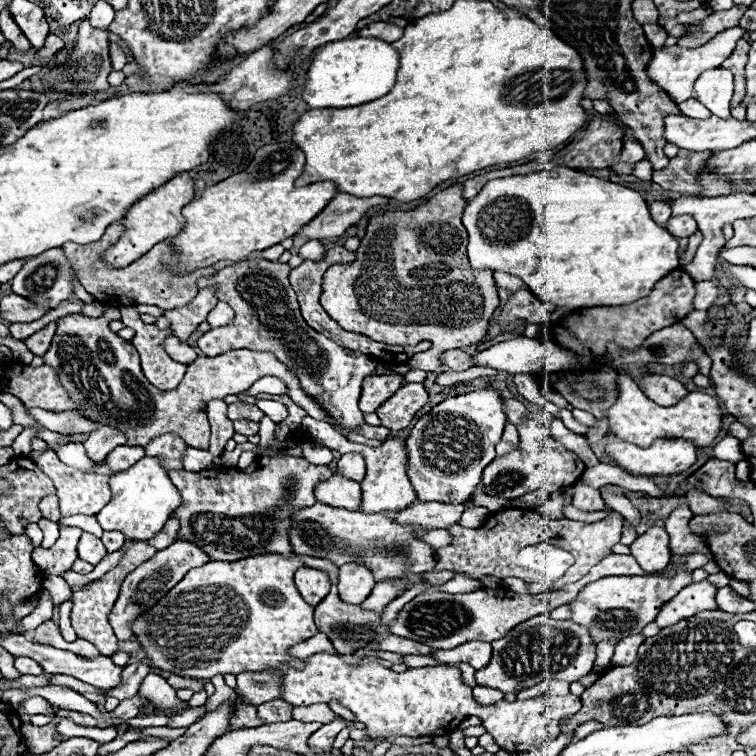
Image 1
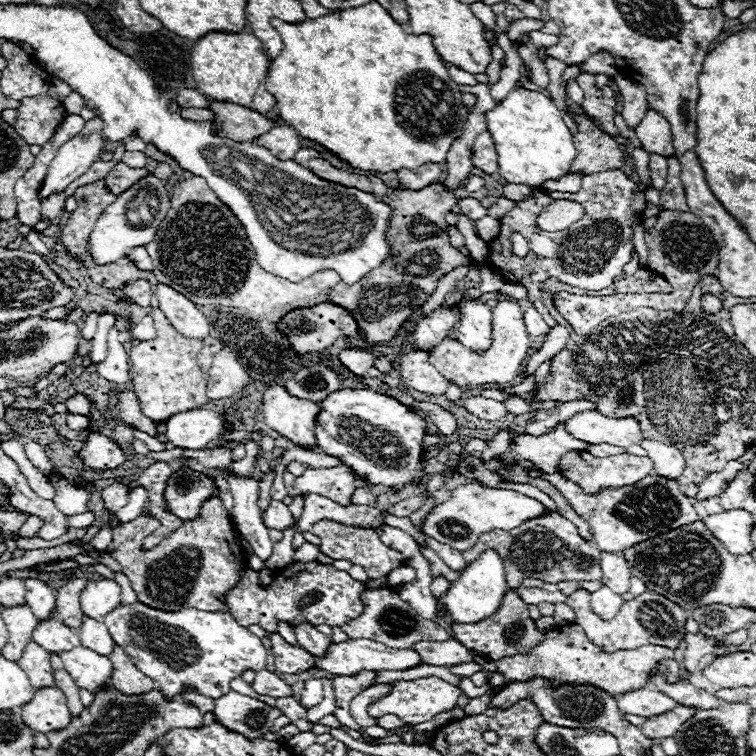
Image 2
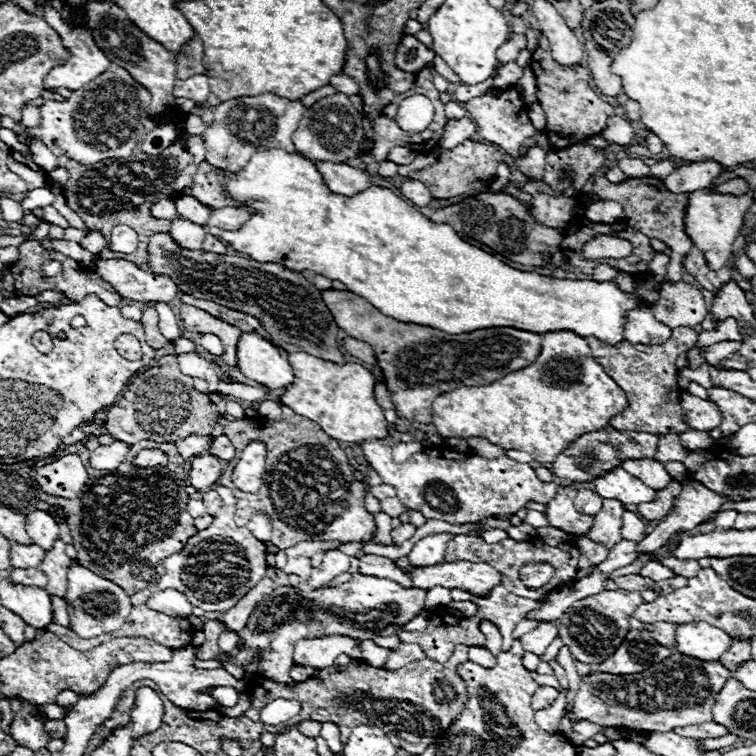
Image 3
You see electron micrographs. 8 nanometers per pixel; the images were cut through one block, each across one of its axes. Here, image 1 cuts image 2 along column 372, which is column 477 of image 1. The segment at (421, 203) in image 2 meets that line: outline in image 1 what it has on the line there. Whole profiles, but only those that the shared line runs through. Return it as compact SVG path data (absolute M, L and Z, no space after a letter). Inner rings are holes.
M456 184L438 192L420 208L372 216L366 236L356 250L356 260L350 264L336 264L323 276L320 304L344 330L384 344L410 346L424 340L432 342L430 350L416 354L408 362L410 368L420 368L426 372L434 372L438 366L442 366L442 354L446 350L482 342L500 302L492 272L472 270L468 266L468 234L460 222L468 200L462 198L462 192L464 186Z

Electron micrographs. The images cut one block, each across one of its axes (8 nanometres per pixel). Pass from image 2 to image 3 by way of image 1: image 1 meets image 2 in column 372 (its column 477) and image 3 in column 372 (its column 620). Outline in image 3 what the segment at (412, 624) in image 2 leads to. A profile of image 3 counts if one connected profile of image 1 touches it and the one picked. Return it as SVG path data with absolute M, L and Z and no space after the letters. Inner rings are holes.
M364 554L360 556L360 574L374 574L380 578L394 578L394 582L402 582L402 586L412 586L410 578L388 558L374 556L374 554Z

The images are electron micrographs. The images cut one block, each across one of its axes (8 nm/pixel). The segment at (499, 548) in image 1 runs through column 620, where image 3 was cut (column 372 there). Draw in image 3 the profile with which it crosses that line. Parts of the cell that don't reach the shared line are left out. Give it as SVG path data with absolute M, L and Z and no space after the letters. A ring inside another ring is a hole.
M280 404L282 408L282 420L266 420L262 416L258 418L244 418L234 420L224 426L224 434L232 440L236 450L242 450L246 442L250 440L264 440L266 446L270 446L270 476L266 478L264 490L256 494L240 494L238 496L238 512L236 522L240 526L246 526L250 514L254 510L266 510L270 518L274 518L274 544L284 550L290 548L302 540L340 540L340 542L356 542L356 540L368 540L374 532L374 516L366 512L364 508L364 484L356 480L346 452L340 448L340 444L330 438L316 422L294 414L288 406Z

